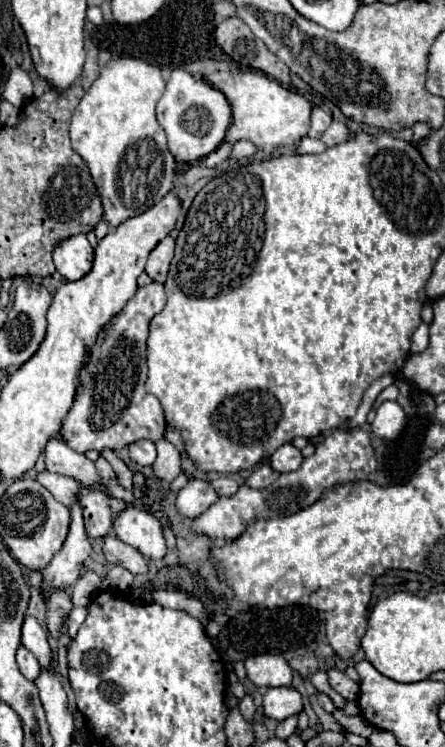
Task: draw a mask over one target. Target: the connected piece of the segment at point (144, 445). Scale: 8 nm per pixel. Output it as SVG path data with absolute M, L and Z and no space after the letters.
M140 439L140 441L132 443L132 445L128 447L128 451L130 451L130 459L132 459L134 463L142 465L142 467L144 467L144 465L154 465L154 461L156 461L156 447L154 447L152 441Z

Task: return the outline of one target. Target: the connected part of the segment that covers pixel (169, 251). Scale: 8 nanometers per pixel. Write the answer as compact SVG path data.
M166 237L156 245L156 249L150 253L146 263L146 273L150 275L152 281L158 281L158 283L166 281L172 257L174 257L174 239Z

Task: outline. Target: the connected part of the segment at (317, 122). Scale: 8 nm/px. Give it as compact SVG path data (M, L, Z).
M314 107L312 109L312 127L308 131L308 137L320 137L330 127L330 123L332 123L332 117L326 111L322 111L320 107Z

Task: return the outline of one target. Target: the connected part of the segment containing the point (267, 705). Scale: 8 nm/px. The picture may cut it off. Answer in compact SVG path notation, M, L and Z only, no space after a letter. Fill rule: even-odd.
M292 687L268 689L264 693L262 709L264 709L266 717L276 719L276 721L284 721L286 717L292 717L302 711L302 697Z

